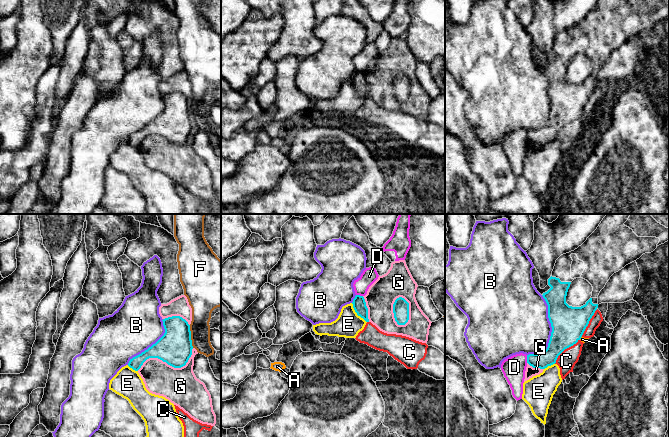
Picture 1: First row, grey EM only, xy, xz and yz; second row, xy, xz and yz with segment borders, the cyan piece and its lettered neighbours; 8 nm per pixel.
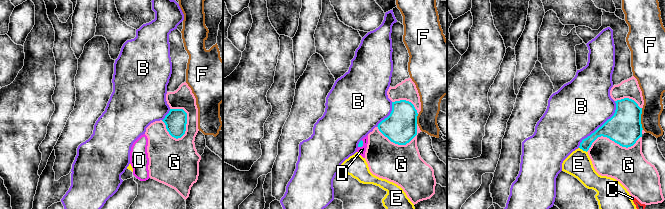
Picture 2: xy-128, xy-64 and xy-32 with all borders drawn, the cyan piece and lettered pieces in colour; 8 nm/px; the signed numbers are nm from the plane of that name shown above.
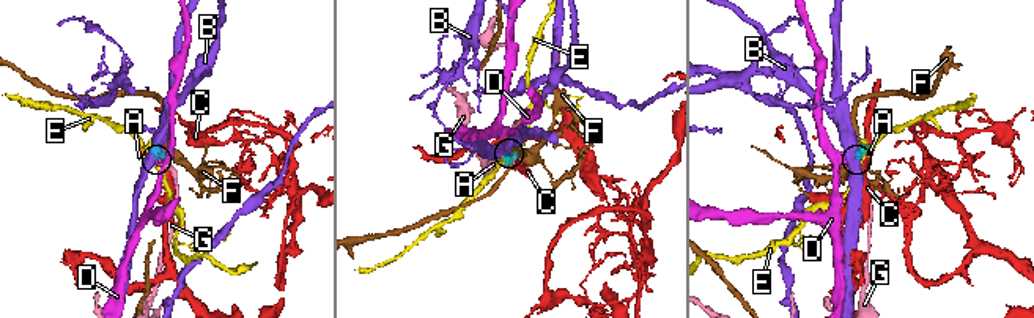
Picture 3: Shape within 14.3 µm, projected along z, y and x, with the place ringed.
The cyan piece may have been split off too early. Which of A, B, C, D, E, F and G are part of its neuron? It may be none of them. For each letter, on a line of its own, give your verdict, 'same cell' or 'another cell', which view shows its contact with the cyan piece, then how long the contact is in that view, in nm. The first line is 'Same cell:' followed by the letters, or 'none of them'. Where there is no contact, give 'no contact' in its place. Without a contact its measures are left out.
Same cell: none of them
A: another cell | yz | 40 nm
B: another cell | yz | 500 nm
C: another cell | yz | 280 nm
D: another cell | yz | 60 nm
E: another cell | xz | 200 nm
F: another cell | xy | 190 nm
G: another cell | xy | 480 nm

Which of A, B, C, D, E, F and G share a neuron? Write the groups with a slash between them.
A C / B / D / E / F / G

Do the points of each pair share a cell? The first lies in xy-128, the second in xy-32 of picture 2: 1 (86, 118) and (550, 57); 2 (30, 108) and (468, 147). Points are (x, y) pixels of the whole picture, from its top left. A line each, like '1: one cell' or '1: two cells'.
1: two cells
2: one cell

